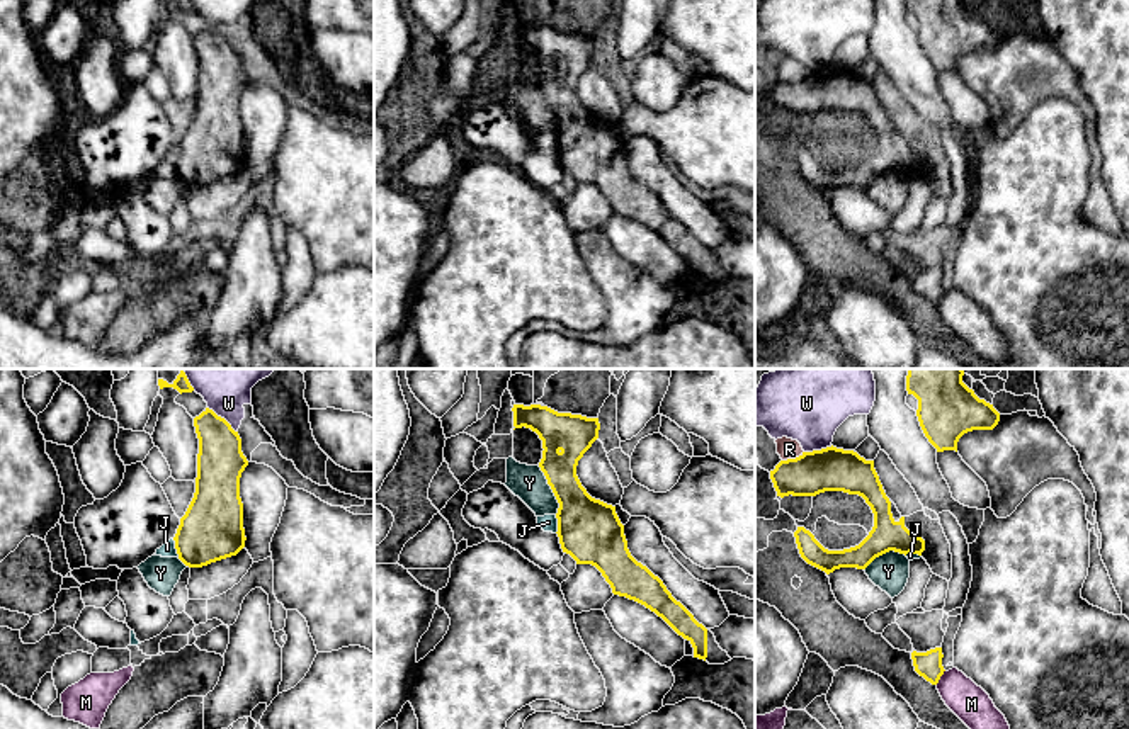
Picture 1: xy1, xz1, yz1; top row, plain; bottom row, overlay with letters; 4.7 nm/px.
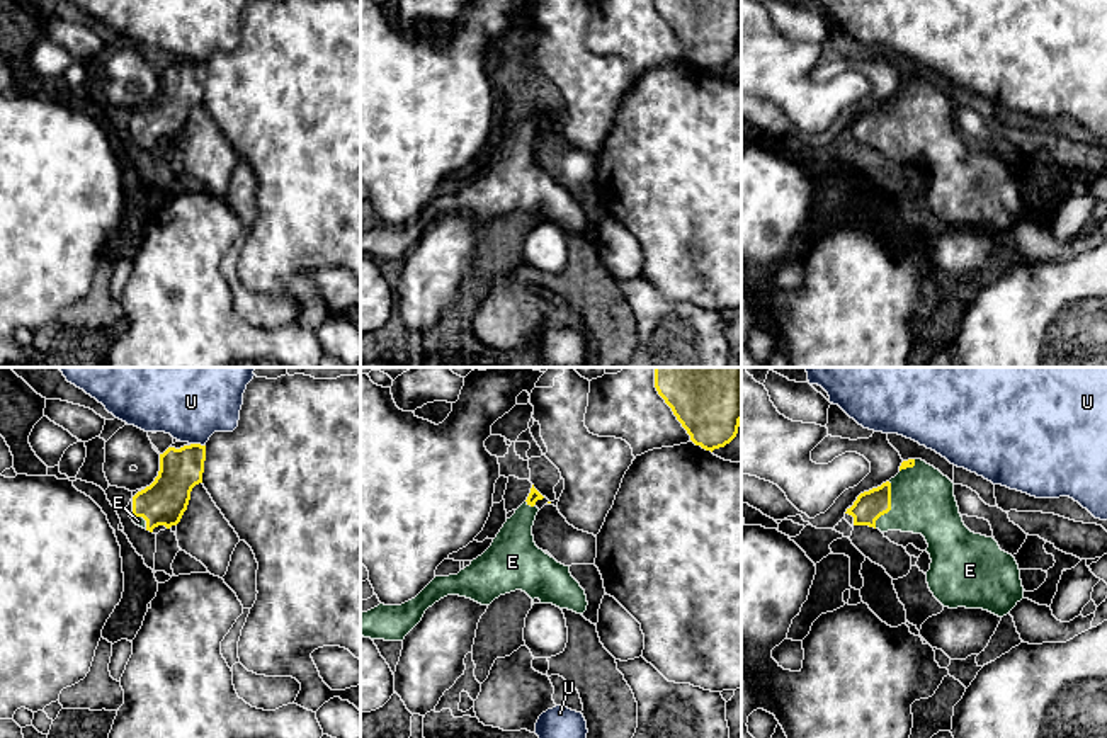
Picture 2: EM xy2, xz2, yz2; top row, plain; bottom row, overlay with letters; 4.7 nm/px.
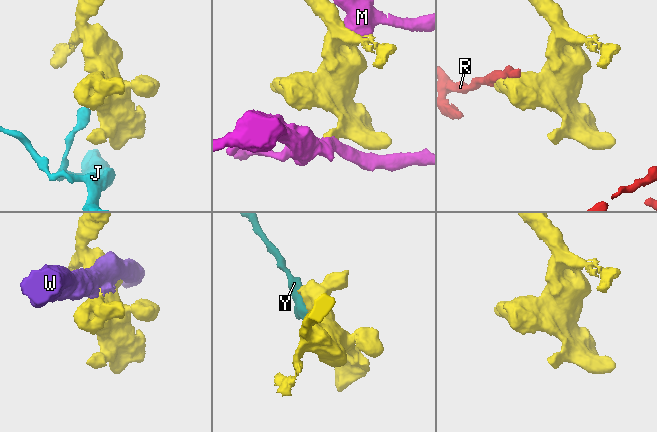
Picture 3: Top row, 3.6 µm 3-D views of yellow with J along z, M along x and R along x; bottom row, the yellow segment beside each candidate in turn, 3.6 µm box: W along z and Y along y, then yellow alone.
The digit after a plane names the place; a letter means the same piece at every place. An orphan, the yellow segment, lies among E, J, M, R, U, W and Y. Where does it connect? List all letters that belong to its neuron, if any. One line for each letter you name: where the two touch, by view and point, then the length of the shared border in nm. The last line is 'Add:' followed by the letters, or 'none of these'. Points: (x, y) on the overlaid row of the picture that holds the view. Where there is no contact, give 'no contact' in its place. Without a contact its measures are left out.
E: meets yellow in yz2 at (890, 505); contact 240 nm long
Add: E

